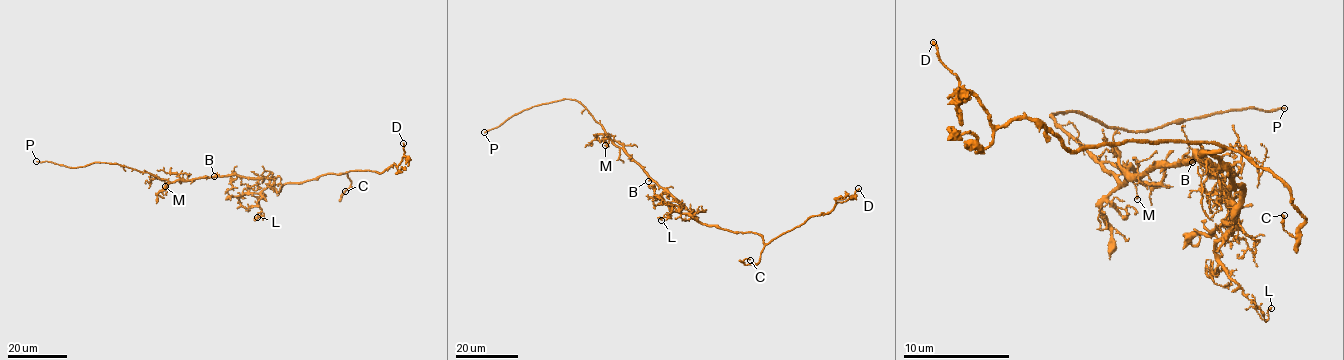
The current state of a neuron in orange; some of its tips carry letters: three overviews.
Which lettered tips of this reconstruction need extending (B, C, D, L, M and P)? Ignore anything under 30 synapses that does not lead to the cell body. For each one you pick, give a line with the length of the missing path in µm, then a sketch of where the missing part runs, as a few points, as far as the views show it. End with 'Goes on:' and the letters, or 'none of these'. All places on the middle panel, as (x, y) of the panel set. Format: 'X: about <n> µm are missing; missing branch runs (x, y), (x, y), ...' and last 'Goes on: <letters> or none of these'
P: about 10 µm are missing; missing branch runs (484, 132), (460, 148), (459, 145)
Goes on: P

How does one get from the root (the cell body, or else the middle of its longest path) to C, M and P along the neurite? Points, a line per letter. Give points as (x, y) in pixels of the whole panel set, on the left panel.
C: (239, 177), (266, 177), (278, 191), (285, 183), (347, 172), (351, 183), (345, 191)
M: (239, 177), (222, 175), (169, 182), (156, 176), (165, 182), (165, 186)
P: (239, 177), (222, 175), (169, 182), (116, 163), (94, 162), (69, 168), (36, 161)

